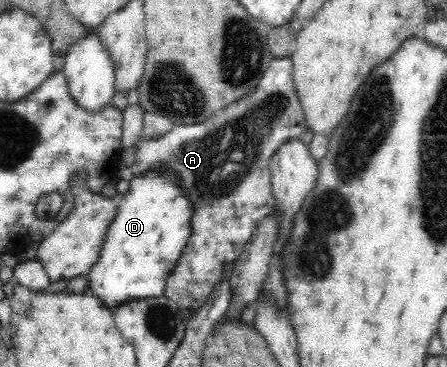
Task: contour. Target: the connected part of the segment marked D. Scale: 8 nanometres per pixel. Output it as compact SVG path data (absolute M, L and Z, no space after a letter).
M155 169L139 177L134 175L130 181L129 190L123 195L117 207L116 216L108 227L100 256L86 276L87 291L97 297L109 310L118 308L127 301L165 295L167 278L171 275L191 233L190 205L191 202L187 201L187 196L178 185L174 173Z

